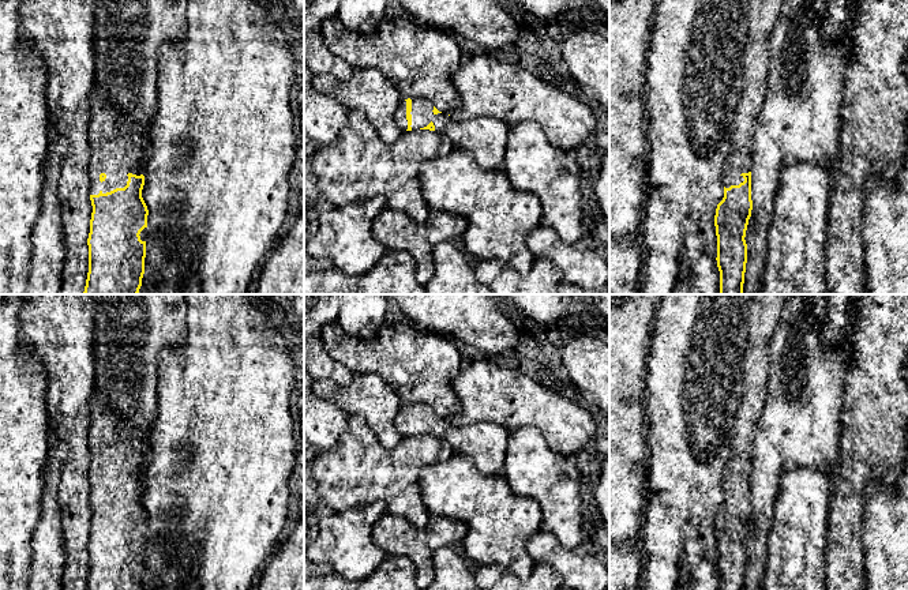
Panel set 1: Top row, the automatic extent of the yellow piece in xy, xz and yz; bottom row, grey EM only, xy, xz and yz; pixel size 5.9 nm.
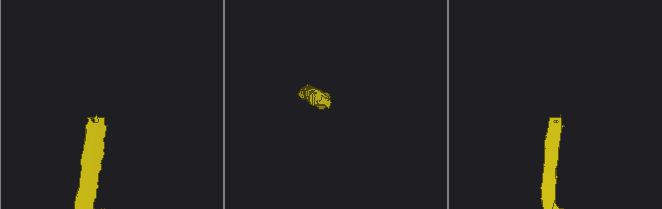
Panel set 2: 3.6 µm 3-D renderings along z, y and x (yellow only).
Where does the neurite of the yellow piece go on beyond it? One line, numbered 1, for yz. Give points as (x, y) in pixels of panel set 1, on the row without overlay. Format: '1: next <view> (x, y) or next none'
1: next yz (765, 311)

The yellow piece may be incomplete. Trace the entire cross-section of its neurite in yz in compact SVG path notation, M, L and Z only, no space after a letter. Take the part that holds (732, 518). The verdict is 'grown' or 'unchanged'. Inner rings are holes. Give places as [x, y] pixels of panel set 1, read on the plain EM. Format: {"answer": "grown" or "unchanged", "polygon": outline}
{"answer": "grown", "polygon": "M754 294L748 309L748 347L743 360L743 398L735 417L735 437L724 476L724 503L717 510L717 572L720 590L743 590L746 535L751 522L751 459L754 429L768 398L770 341L789 294Z"}

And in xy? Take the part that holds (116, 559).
{"answer": "grown", "polygon": "M97 391L90 399L90 525L86 590L142 590L149 515L142 503L151 436L119 435L120 418Z"}

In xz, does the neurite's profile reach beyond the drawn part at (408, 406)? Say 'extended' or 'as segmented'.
extended

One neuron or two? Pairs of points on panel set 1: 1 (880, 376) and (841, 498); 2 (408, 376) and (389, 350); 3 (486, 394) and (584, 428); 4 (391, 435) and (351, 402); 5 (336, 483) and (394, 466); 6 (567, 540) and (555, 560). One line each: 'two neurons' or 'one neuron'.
1: one neuron
2: one neuron
3: one neuron
4: one neuron
5: one neuron
6: two neurons

